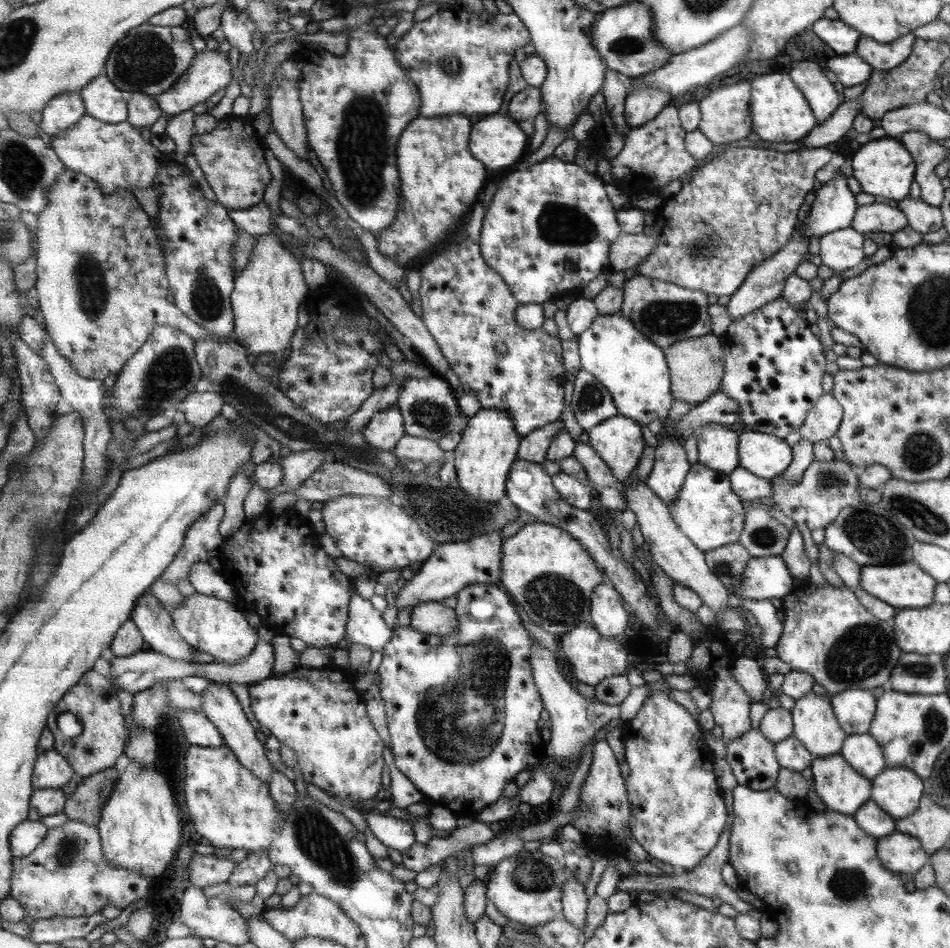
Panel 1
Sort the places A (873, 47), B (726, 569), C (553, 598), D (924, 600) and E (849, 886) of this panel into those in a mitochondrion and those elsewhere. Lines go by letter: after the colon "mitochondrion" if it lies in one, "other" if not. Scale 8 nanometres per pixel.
A: other
B: mitochondrion
C: mitochondrion
D: other
E: mitochondrion

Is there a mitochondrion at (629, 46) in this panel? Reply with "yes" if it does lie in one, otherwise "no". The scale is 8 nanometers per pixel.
yes

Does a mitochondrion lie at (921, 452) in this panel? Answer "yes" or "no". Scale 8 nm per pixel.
yes

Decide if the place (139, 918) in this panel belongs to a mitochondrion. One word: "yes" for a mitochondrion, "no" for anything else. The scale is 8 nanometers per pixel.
no

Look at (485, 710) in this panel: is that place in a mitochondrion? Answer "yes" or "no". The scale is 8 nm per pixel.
yes

